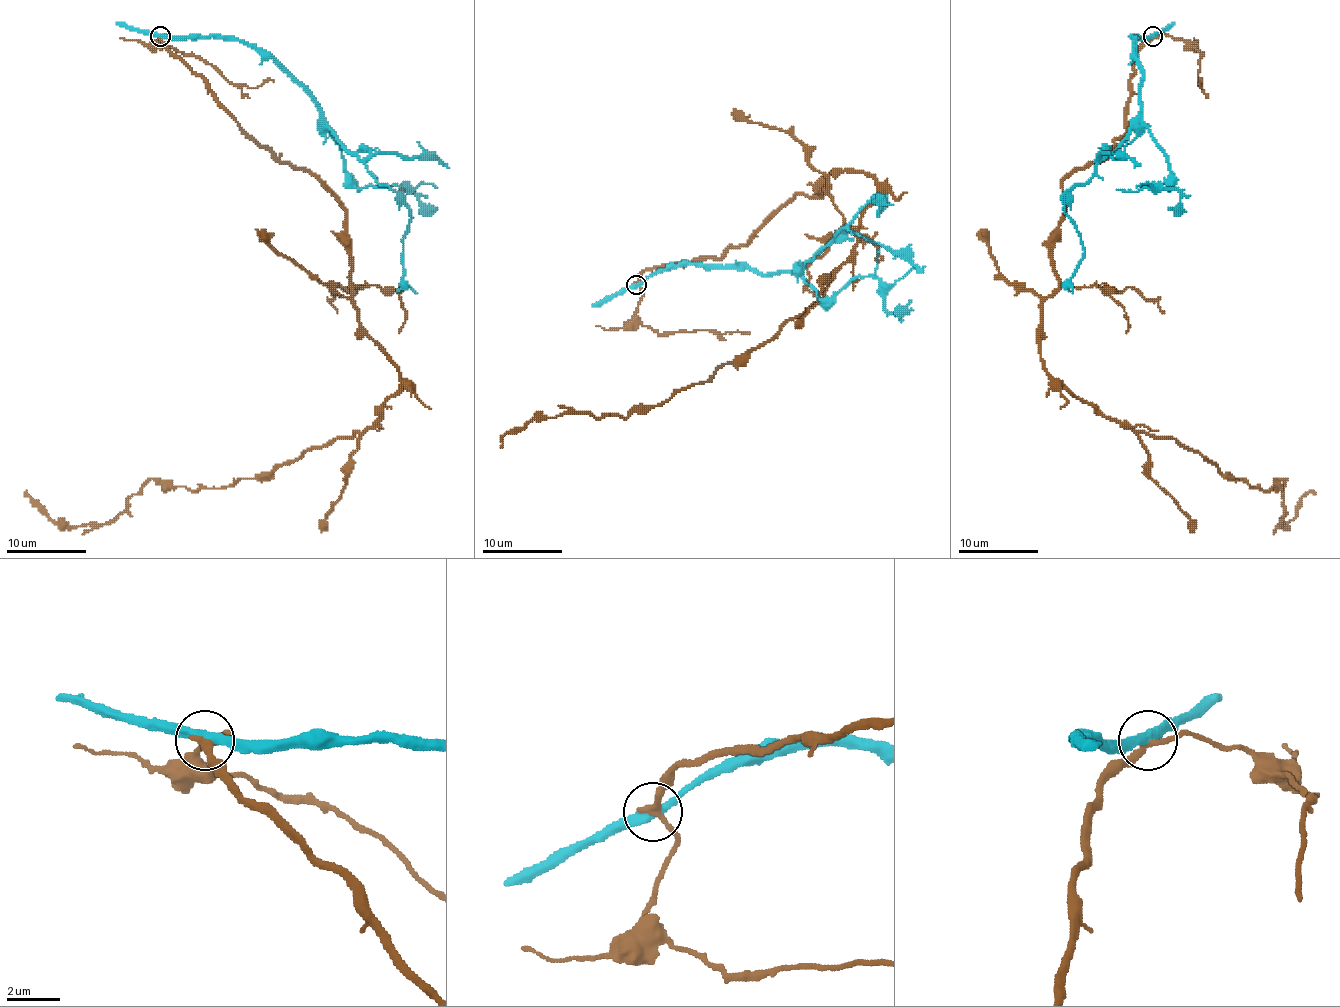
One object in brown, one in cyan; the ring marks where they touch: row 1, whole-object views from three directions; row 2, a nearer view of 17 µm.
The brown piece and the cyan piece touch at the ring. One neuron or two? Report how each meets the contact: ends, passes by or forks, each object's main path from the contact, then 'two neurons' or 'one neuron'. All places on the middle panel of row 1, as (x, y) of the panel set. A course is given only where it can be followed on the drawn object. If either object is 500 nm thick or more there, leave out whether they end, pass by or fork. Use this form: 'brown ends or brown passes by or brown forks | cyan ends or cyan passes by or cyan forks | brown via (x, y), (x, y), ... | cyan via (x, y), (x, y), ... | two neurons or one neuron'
brown passes by | cyan passes by | brown via (636, 284), (743, 246), (831, 174), (877, 186), (855, 252), (769, 340), (656, 406), (532, 419), (500, 447) | cyan via (636, 284), (678, 266), (799, 270), (871, 200), (885, 196), (879, 216), (879, 202), (893, 204) | two neurons

